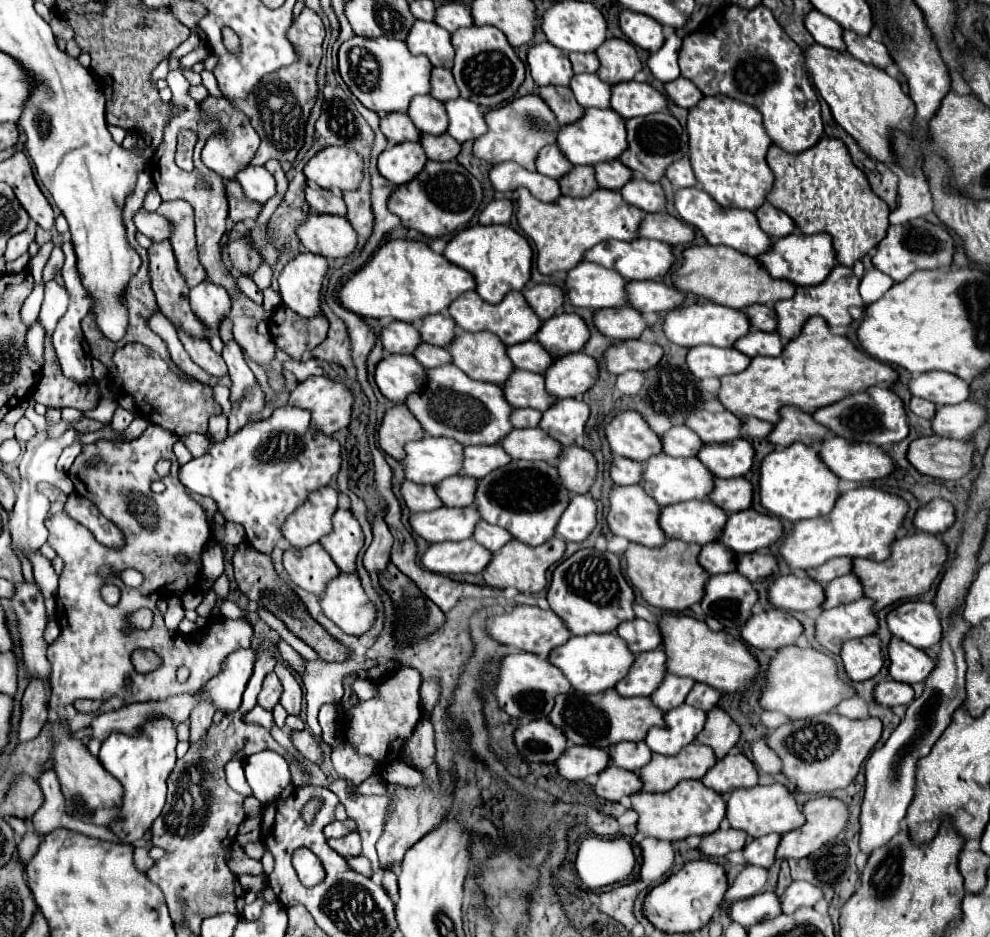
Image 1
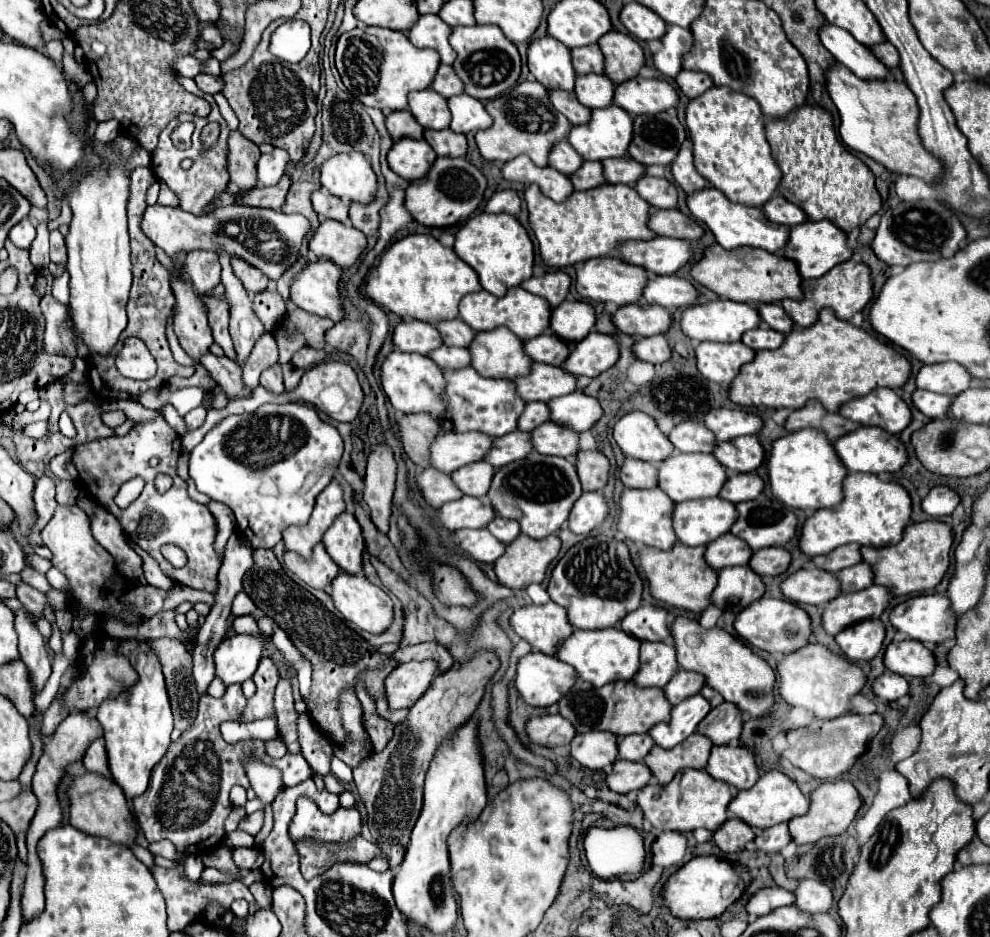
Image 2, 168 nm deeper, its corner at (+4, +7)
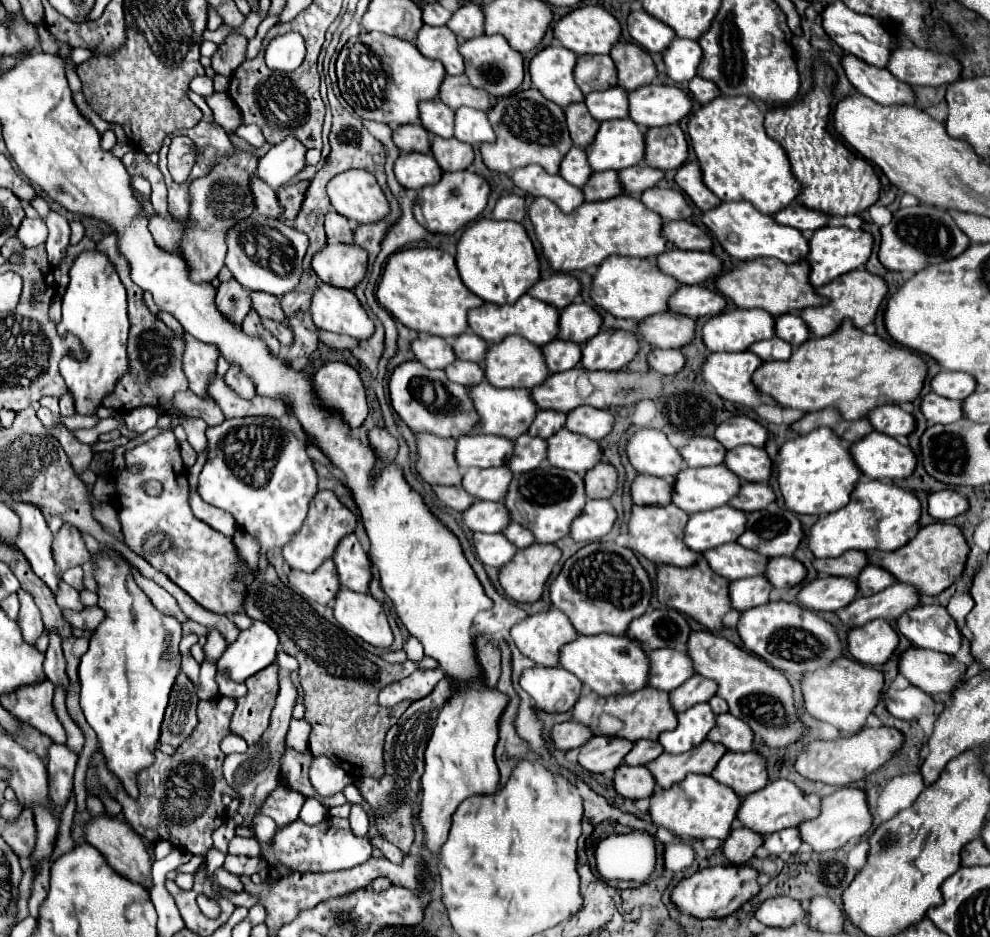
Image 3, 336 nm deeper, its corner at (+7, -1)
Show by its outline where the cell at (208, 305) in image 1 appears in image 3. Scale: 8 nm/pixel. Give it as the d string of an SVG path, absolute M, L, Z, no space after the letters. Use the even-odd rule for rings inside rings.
M233 146L233 154L219 158L207 176L195 178L189 184L191 208L187 214L187 222L193 222L193 224L185 226L181 248L191 266L191 280L211 282L213 278L217 278L227 254L227 244L225 244L227 230L235 226L239 220L255 212L255 202L253 202L249 184L251 184L251 176L257 172L257 162L259 158L253 152Z

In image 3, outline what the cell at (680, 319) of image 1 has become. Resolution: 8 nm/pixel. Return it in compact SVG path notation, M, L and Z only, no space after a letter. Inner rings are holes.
M765 310L721 312L703 324L703 342L711 352L745 352L759 340L775 336L775 318Z

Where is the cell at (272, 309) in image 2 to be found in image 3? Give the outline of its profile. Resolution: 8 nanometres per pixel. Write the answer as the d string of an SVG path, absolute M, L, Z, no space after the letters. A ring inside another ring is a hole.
M265 320L263 324L275 334L275 338L277 338L283 346L289 346L289 344L293 342L293 332L291 332L287 326L283 326L283 324L279 324L279 322L271 322L271 320Z

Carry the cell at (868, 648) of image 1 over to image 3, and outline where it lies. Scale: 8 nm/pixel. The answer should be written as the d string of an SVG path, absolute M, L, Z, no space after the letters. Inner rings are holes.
M883 618L853 628L847 638L849 654L867 666L885 664L895 652L897 644L899 644L897 630Z

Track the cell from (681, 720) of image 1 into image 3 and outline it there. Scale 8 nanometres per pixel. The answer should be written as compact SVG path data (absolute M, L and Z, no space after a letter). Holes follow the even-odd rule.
M697 704L679 714L679 726L659 736L665 752L681 754L707 740L707 734L715 728L715 714L709 704Z

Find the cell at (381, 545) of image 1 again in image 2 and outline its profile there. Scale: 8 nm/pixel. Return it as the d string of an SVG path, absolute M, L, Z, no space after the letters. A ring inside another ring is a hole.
M380 444L368 456L368 466L364 476L364 484L366 484L364 502L380 534L388 534L394 480L396 480L396 462L394 462L392 450L386 444Z

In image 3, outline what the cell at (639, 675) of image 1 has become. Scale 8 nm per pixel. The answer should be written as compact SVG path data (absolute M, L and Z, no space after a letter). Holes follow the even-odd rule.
M673 648L651 650L649 658L651 658L651 674L647 684L651 684L657 690L671 692L695 674L691 658L679 650Z

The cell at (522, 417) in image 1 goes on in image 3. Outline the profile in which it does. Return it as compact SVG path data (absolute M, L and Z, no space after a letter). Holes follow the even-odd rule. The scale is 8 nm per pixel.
M539 410L527 434L539 436L539 438L551 438L557 430L561 430L565 426L565 420L567 420L567 416L563 412Z

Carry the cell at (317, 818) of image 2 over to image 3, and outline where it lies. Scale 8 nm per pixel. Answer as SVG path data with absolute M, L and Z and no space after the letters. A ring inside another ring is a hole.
M325 818L321 824L307 826L301 820L295 820L283 828L277 828L269 842L261 844L261 856L271 866L285 866L297 872L333 872L353 868L371 858L369 838L359 838L351 832L351 826L343 818Z

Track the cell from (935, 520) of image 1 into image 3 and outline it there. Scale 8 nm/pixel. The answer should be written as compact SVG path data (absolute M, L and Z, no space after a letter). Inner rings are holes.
M939 490L929 496L929 514L937 520L951 520L969 508L965 496L955 490Z

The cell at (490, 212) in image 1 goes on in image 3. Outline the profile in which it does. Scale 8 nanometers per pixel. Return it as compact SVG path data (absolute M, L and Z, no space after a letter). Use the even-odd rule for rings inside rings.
M507 194L497 200L497 206L493 210L495 220L515 220L521 222L525 218L525 198Z

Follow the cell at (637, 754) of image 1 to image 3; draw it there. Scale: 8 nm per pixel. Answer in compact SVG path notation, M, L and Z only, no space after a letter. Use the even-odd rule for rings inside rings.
M639 740L639 742L635 742L631 754L627 754L625 762L629 766L643 766L643 764L655 760L661 754L663 754L663 746L659 742L655 742L655 740Z

